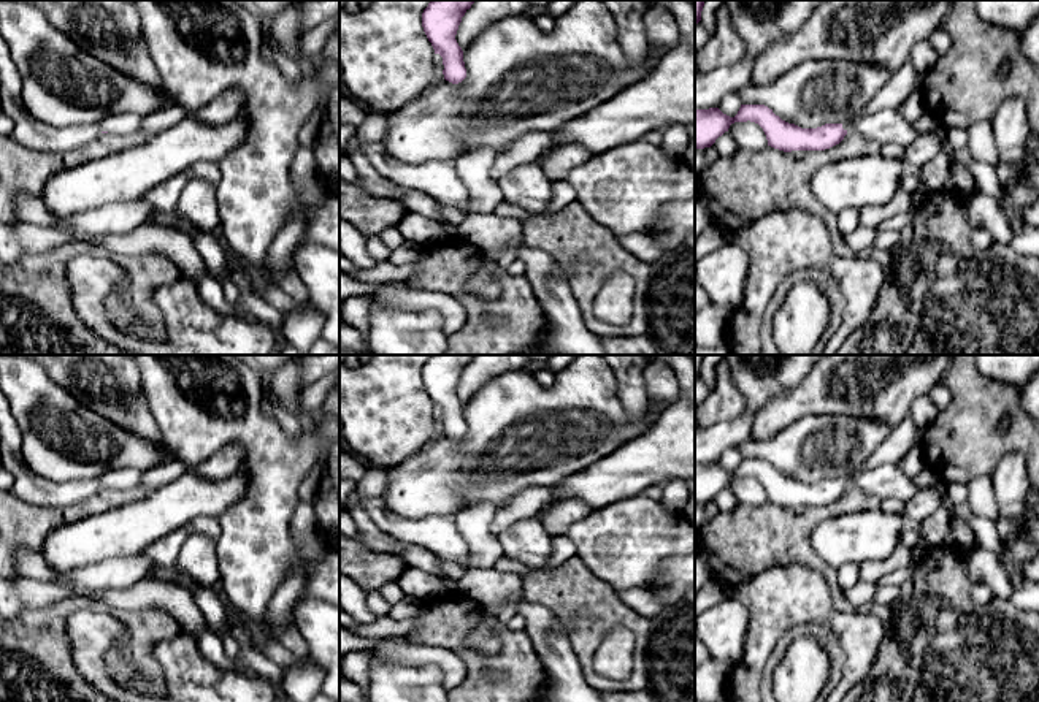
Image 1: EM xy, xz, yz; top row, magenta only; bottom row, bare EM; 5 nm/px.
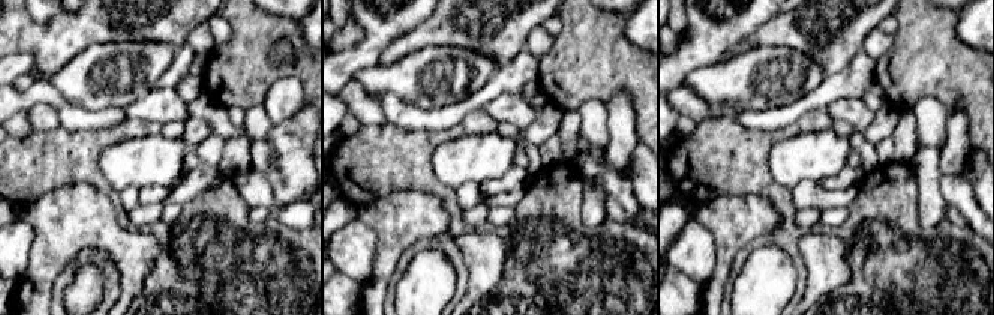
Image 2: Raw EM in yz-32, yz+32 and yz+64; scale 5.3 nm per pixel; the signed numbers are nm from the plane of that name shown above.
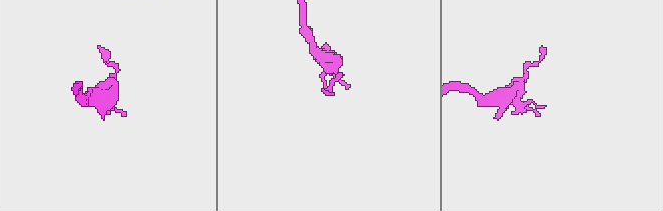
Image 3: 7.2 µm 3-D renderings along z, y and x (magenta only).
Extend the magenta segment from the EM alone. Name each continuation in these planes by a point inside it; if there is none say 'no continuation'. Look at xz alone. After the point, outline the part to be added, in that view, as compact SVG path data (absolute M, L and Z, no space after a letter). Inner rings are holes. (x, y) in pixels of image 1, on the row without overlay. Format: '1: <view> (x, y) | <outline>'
no continuation

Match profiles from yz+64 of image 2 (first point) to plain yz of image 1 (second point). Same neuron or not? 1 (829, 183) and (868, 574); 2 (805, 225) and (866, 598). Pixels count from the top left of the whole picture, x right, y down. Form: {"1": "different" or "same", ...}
{"1": "same", "2": "same"}

